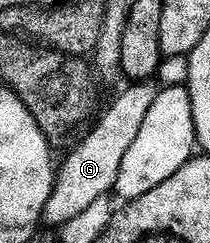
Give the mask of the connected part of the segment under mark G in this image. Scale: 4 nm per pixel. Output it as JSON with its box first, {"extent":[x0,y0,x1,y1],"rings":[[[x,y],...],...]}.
{"extent":[41,78,161,226],"rings":[[[151,78],[125,86],[129,88],[123,89],[106,106],[105,113],[97,120],[97,125],[82,138],[81,142],[66,156],[62,164],[60,161],[59,169],[54,177],[53,189],[41,211],[41,220],[44,223],[60,226],[71,222],[71,218],[75,218],[75,214],[79,214],[80,211],[87,210],[87,206],[91,206],[91,202],[95,202],[95,198],[113,192],[113,183],[119,174],[119,162],[123,162],[123,154],[127,154],[127,146],[131,146],[131,138],[135,138],[135,134],[139,134],[139,126],[143,126],[143,120],[151,108],[151,103],[160,92],[161,86],[160,83],[157,83],[155,78]]]}

